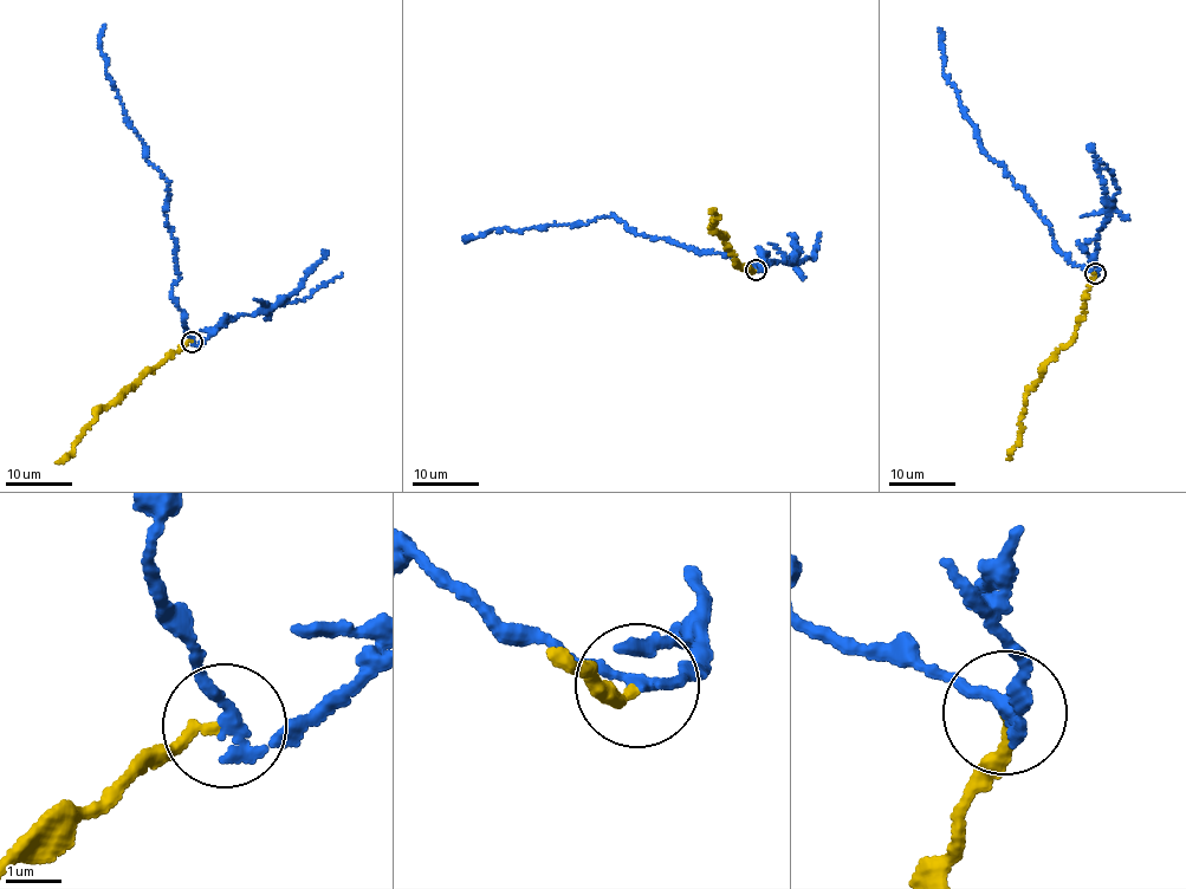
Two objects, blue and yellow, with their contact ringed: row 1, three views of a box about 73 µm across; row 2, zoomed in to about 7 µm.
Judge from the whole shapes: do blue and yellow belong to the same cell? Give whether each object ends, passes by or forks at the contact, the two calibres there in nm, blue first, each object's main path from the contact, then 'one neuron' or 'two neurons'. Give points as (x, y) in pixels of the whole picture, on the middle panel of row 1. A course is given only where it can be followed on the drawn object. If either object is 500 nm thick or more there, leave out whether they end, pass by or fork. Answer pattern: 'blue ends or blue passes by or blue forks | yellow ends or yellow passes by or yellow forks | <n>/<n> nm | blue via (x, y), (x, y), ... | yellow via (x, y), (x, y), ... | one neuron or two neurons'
blue passes by | yellow ends | 220/170 nm | blue via (756, 270), (727, 254), (692, 251), (635, 233), (613, 216), (574, 226), (497, 229), (464, 238) | yellow via (756, 271), (746, 266), (739, 267), (734, 261), (725, 238), (712, 225), (718, 218), (710, 212) | two neurons

